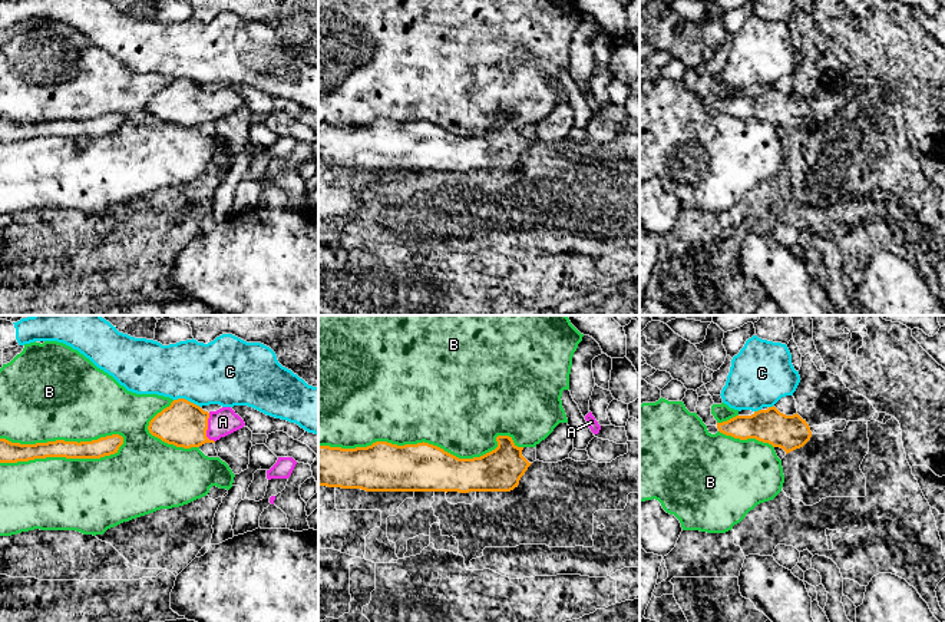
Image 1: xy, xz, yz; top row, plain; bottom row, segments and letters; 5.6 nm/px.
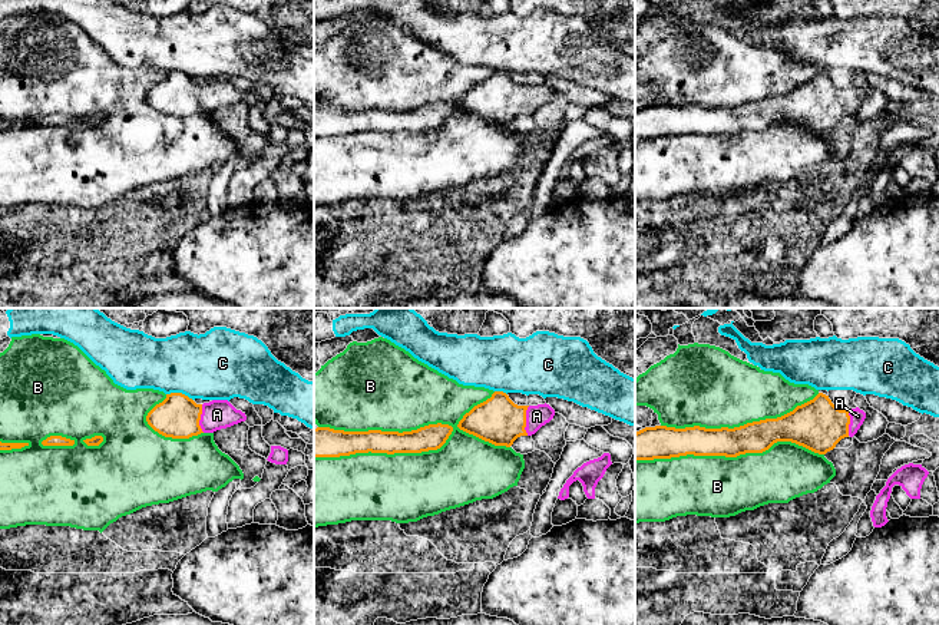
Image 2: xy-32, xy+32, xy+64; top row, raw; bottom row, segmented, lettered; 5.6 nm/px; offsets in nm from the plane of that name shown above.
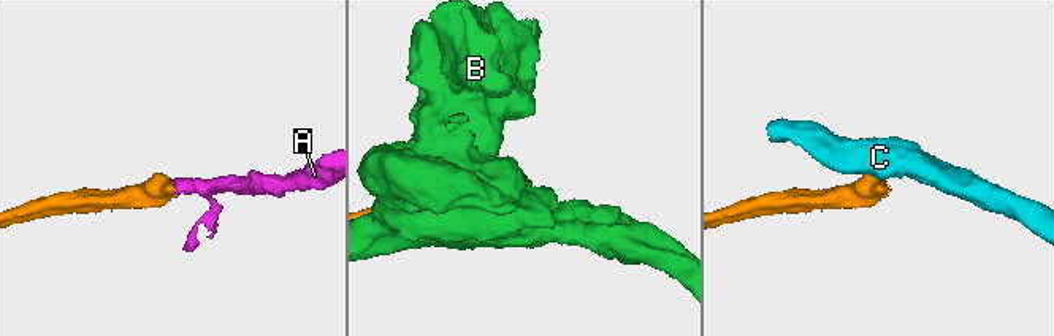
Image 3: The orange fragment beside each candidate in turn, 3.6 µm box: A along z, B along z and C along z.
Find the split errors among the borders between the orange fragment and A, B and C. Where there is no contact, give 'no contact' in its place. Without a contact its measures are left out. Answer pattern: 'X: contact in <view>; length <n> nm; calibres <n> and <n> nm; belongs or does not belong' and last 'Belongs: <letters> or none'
A: contact in xy; length 170 nm; calibres 260 and 150 nm; belongs
B: contact in xy; length 700 nm; calibres 110 and 420 nm; does not belong
C: contact in xy; length 160 nm; calibres 260 and 360 nm; does not belong
Belongs: A

